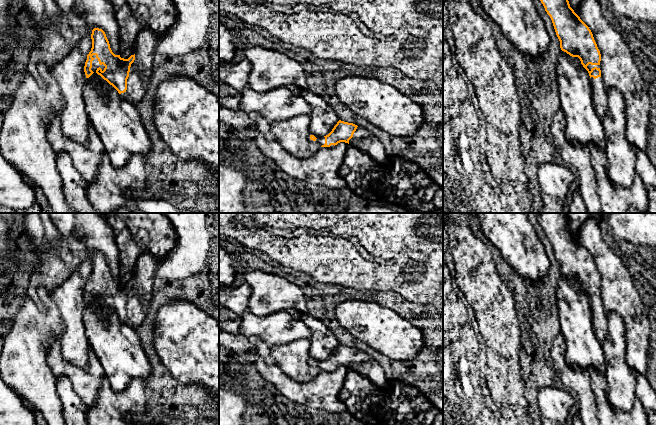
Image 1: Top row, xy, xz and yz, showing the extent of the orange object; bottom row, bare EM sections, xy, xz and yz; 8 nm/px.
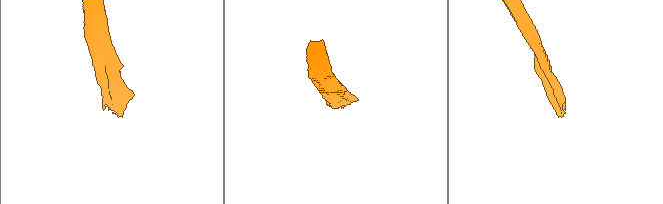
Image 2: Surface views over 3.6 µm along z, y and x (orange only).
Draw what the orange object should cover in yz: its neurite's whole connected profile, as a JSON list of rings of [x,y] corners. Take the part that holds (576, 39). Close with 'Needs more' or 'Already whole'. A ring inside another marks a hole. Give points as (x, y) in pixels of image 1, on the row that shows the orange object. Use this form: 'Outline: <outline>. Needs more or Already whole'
Outline: [[[540,0],[550,16],[560,48],[578,57],[588,71],[593,87],[593,103],[603,121],[608,113],[607,89],[601,76],[601,54],[589,27],[570,7],[568,0]]]. Needs more

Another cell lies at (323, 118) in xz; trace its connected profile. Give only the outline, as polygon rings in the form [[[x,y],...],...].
[[[309,90],[302,91],[301,97],[312,109],[310,114],[310,135],[314,135],[316,138],[328,135],[339,121],[334,110],[324,99]]]

